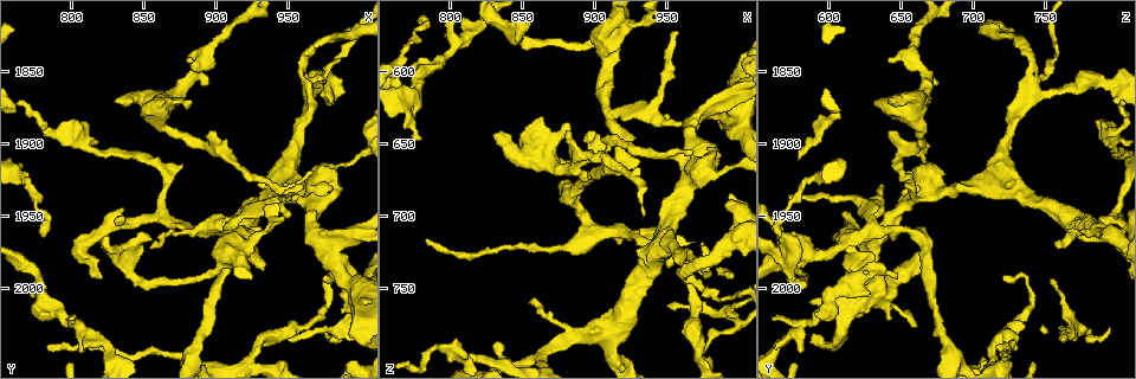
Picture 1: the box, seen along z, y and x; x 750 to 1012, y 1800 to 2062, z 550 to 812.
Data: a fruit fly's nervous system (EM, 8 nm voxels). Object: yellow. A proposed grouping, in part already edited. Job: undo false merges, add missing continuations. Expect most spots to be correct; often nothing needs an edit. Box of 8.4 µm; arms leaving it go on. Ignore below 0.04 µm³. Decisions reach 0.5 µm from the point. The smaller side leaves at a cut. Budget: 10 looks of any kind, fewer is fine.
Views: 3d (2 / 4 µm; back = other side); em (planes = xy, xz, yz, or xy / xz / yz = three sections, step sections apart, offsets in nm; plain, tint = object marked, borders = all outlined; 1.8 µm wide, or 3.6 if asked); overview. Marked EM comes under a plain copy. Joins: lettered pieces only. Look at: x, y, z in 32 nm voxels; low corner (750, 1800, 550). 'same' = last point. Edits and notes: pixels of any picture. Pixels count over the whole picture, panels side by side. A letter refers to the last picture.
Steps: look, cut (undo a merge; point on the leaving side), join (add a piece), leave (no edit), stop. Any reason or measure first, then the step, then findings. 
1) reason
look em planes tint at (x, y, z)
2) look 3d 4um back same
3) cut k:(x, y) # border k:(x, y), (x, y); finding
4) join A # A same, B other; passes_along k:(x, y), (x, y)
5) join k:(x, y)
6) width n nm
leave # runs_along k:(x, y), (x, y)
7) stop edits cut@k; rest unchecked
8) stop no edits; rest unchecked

free end
look em 3.6um planes borders at (830, 1870, 646)

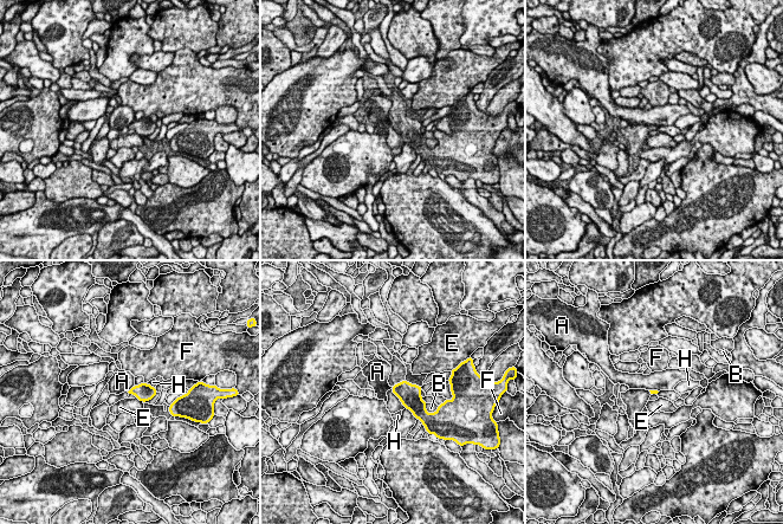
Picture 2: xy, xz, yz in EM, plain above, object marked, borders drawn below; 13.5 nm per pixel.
leave # A other, B other, E other, F other, H other; border 2:(134, 385), (128, 392); none of them fits

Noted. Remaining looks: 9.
abrupt turn
look 3d 2um at (960, 1840, 740)

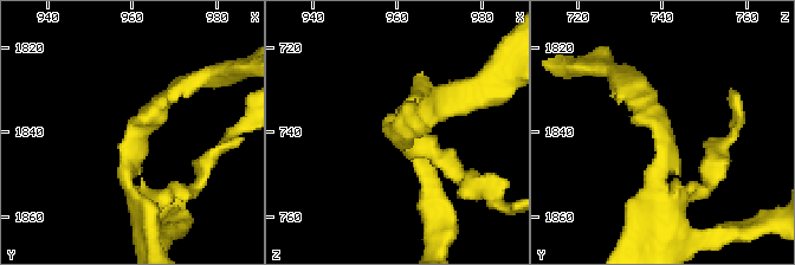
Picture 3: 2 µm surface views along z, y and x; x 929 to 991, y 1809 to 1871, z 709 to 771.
arm_widths 170, 200 nm
look em xy step 4 borders at (959, 1842, 740)

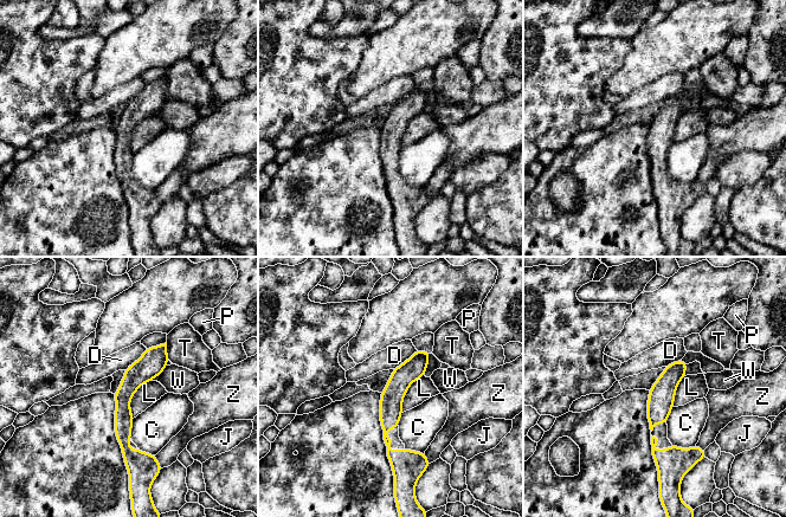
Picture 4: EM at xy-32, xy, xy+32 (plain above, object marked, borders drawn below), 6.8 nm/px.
another direction
look em planes borders same

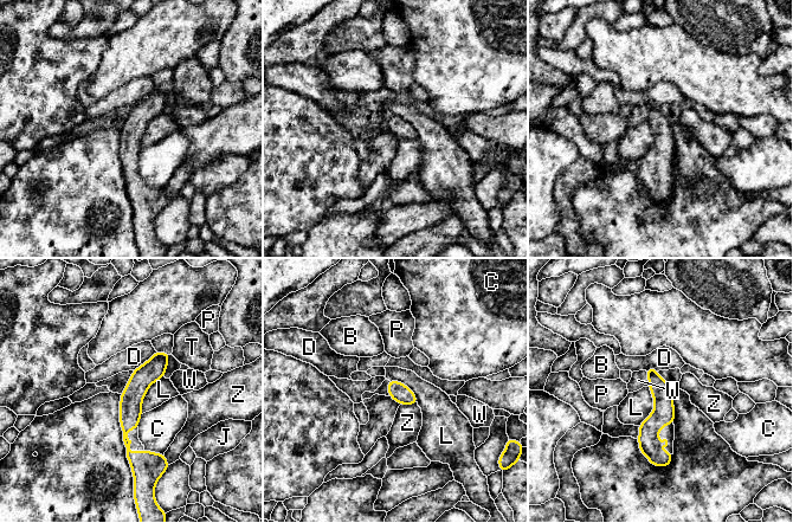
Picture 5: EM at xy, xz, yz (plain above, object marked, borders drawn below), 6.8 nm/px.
leave # B other, C other, D other, J other, L other, P other, T other, W other, Z other; border 5:(163, 376), (148, 388), (141, 413); all the same neuron

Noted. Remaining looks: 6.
four arms meet
look 3d 4um at (966, 1944, 654)

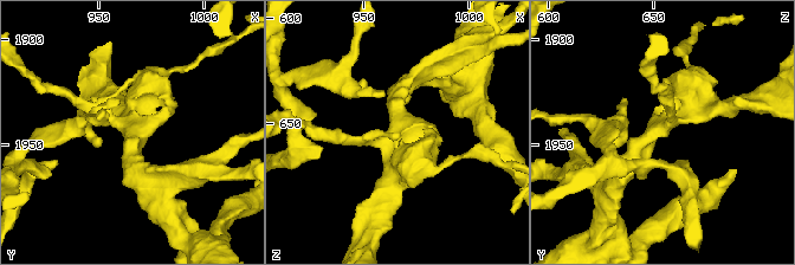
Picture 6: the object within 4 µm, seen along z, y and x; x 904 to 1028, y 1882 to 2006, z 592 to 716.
now the EM
look em planes borders at (965, 1941, 654)

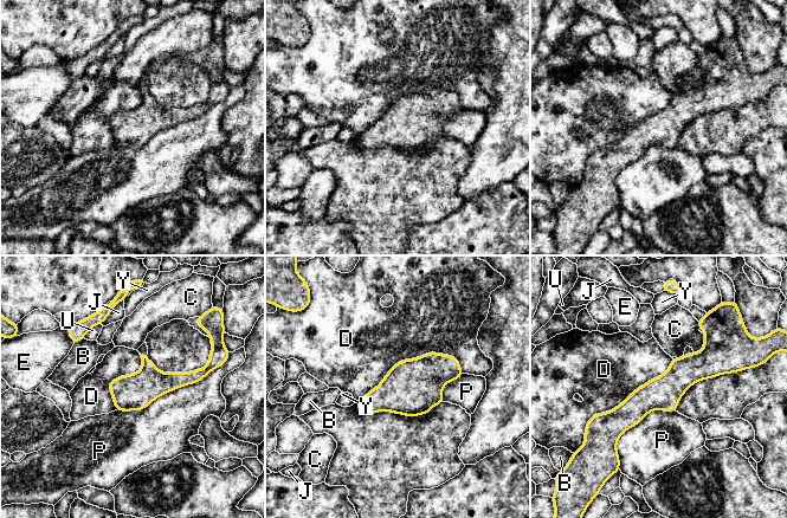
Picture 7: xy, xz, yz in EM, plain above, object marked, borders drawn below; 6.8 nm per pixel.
width 240 nm
leave # B other, C other, D other, E other, J other, P other, U other, Y other; runs_along 7:(729, 363), (599, 418); one neuron here

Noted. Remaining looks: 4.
sudden change in width
look em yz step 8 tint at (908, 1974, 604)

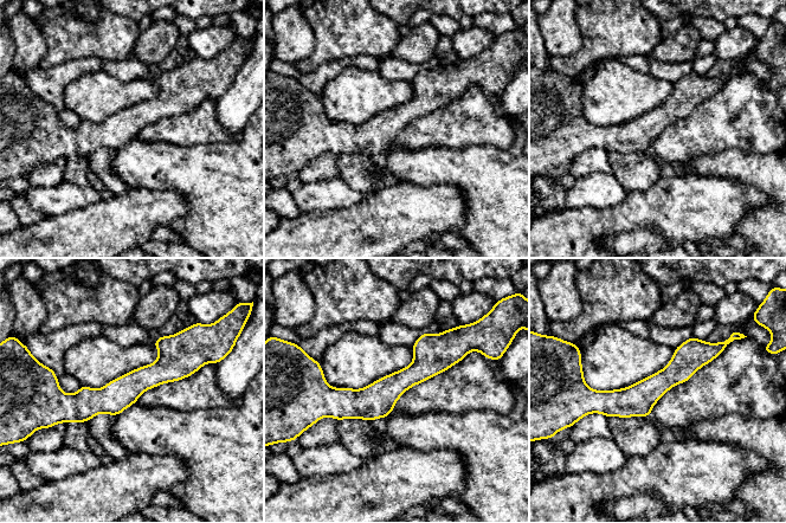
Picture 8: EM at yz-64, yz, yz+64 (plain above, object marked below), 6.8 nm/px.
cut it another way
look em planes borders same

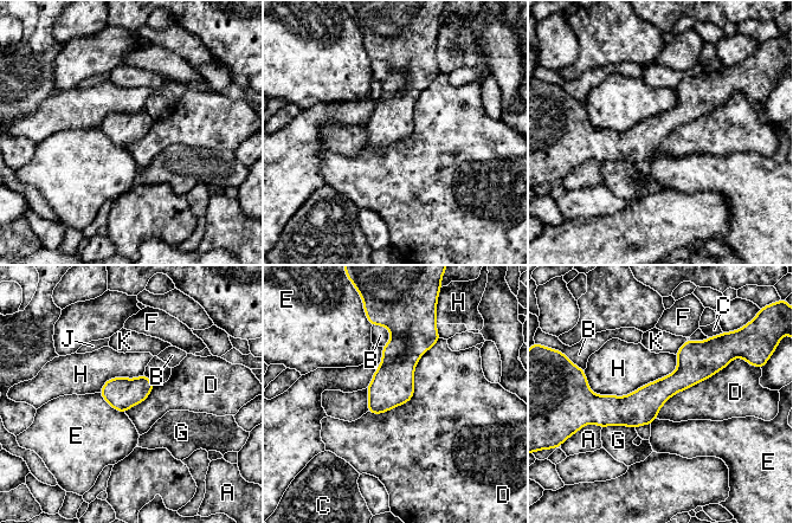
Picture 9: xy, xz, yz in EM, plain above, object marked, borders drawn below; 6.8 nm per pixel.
leave # A other, B other, C other, D other, E other, F other, G other, H other, J other, K other; runs_along 9:(722, 363), (643, 405), (590, 404); continuous, no second neuron

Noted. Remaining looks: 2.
stop no edits; rest unchecked

